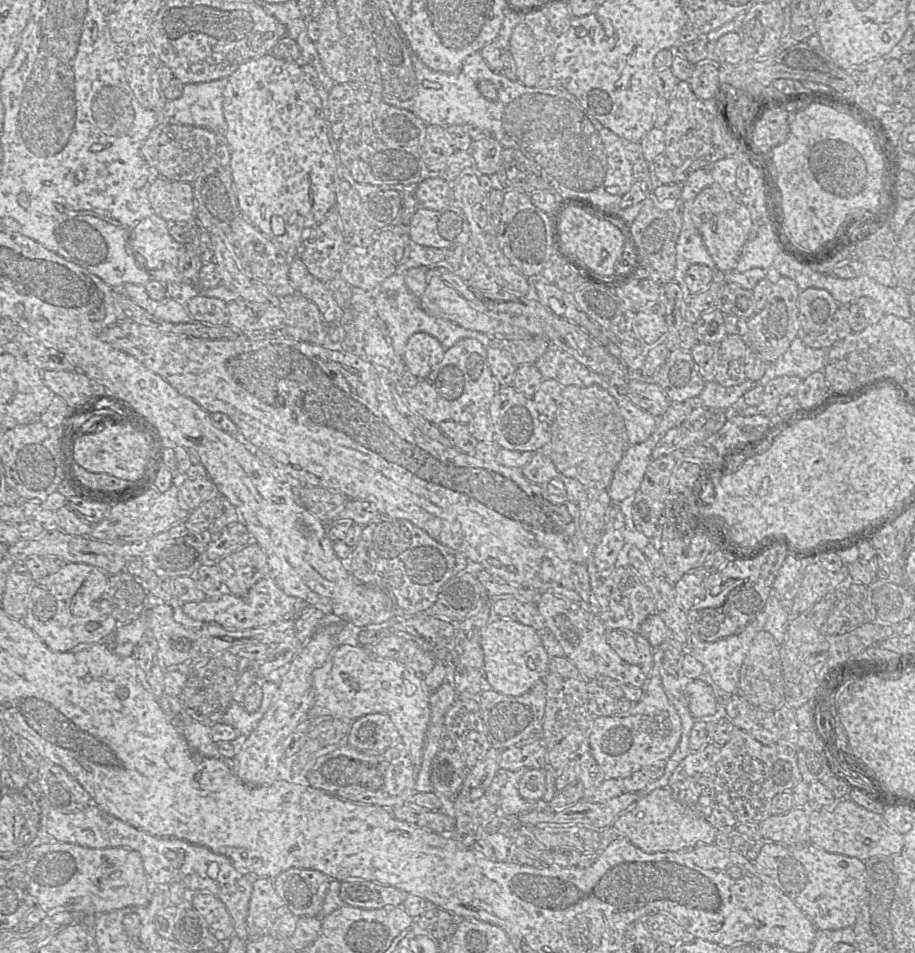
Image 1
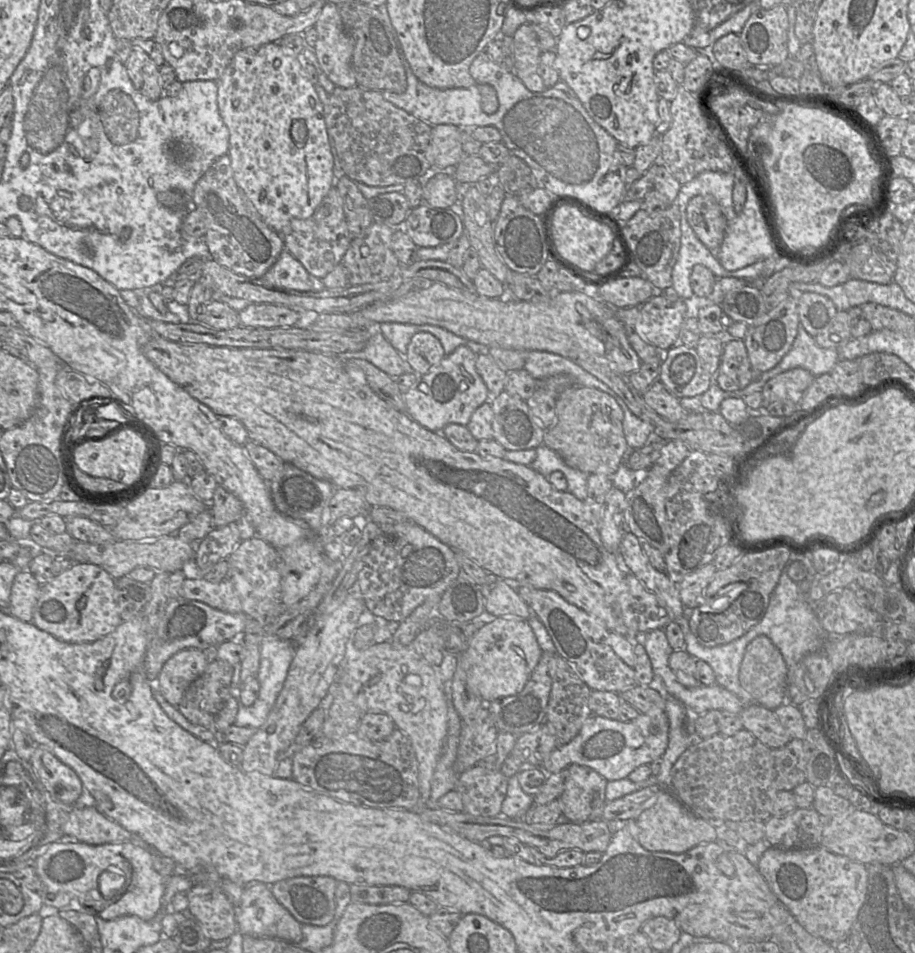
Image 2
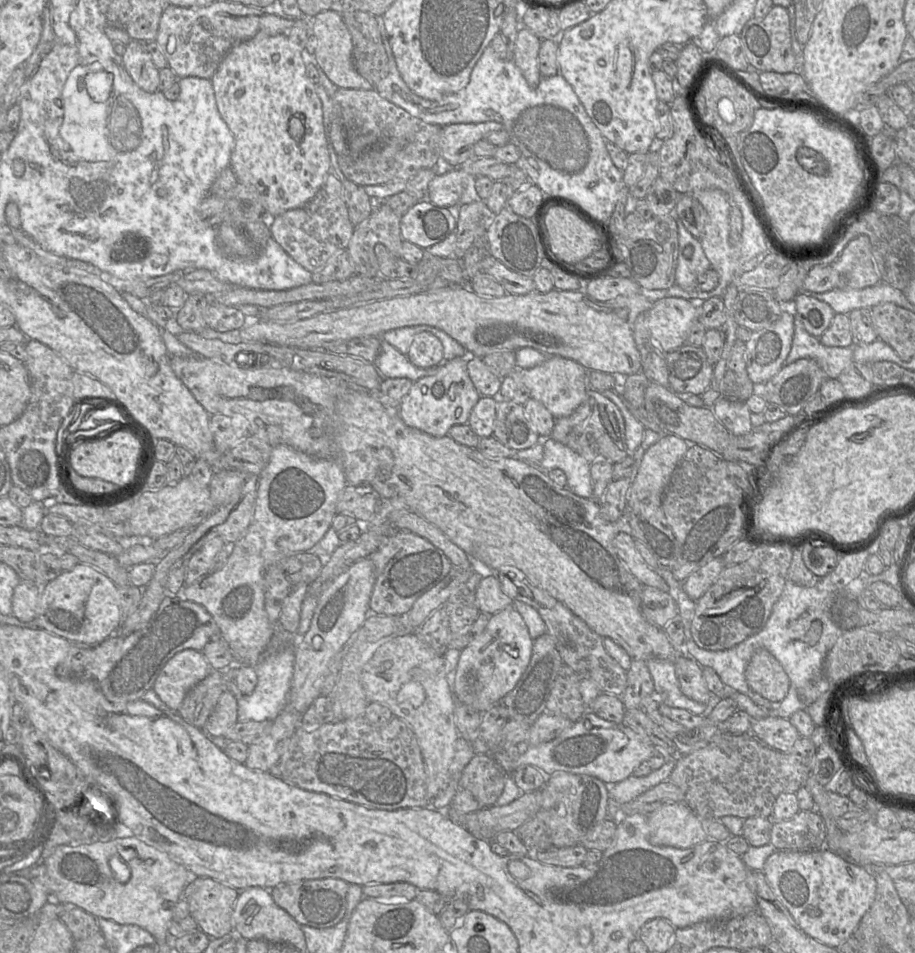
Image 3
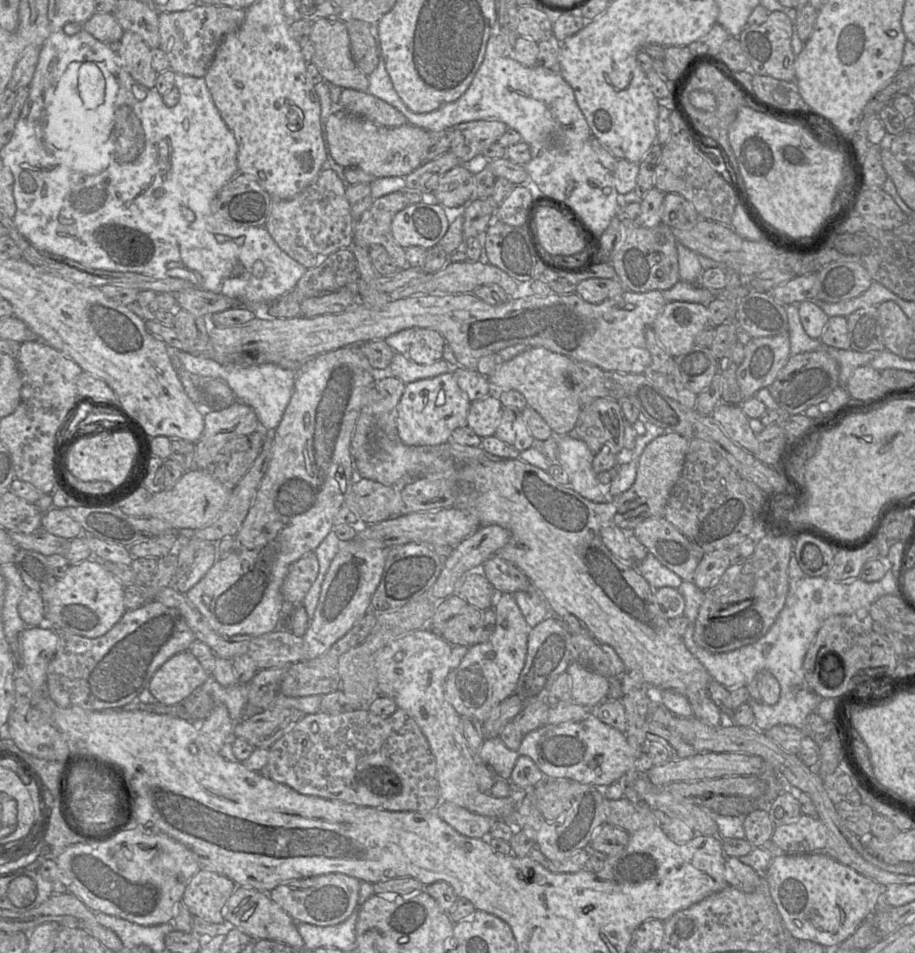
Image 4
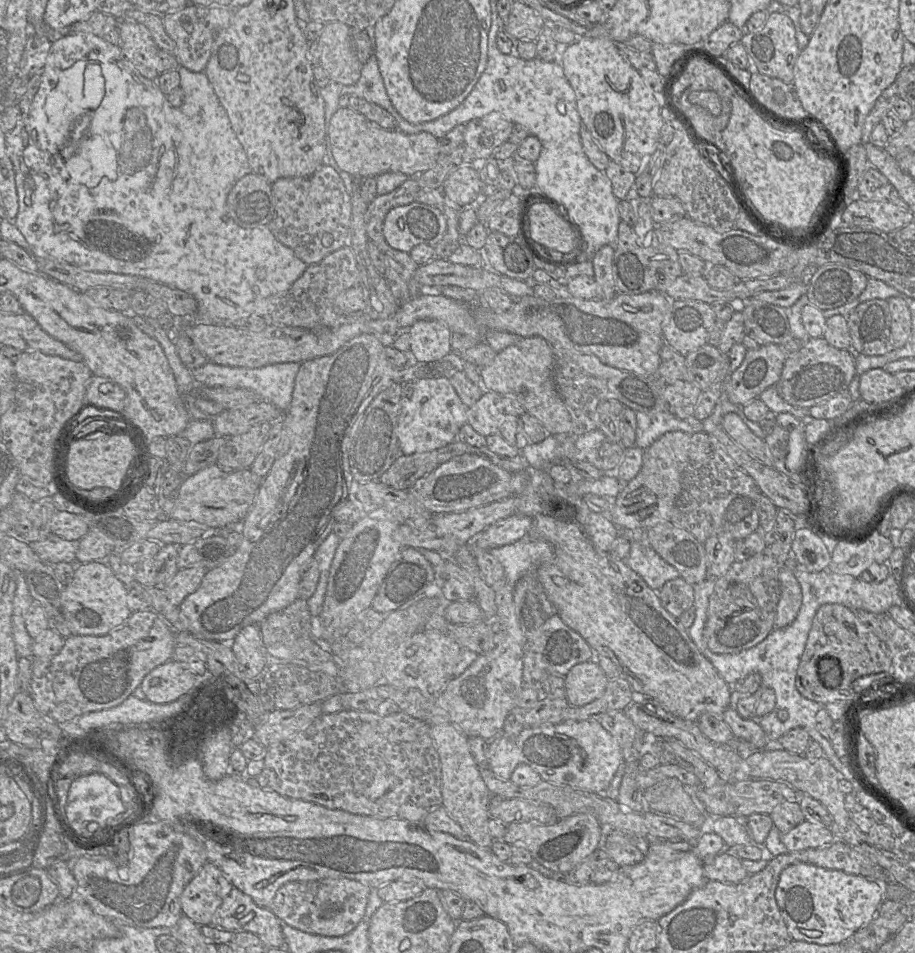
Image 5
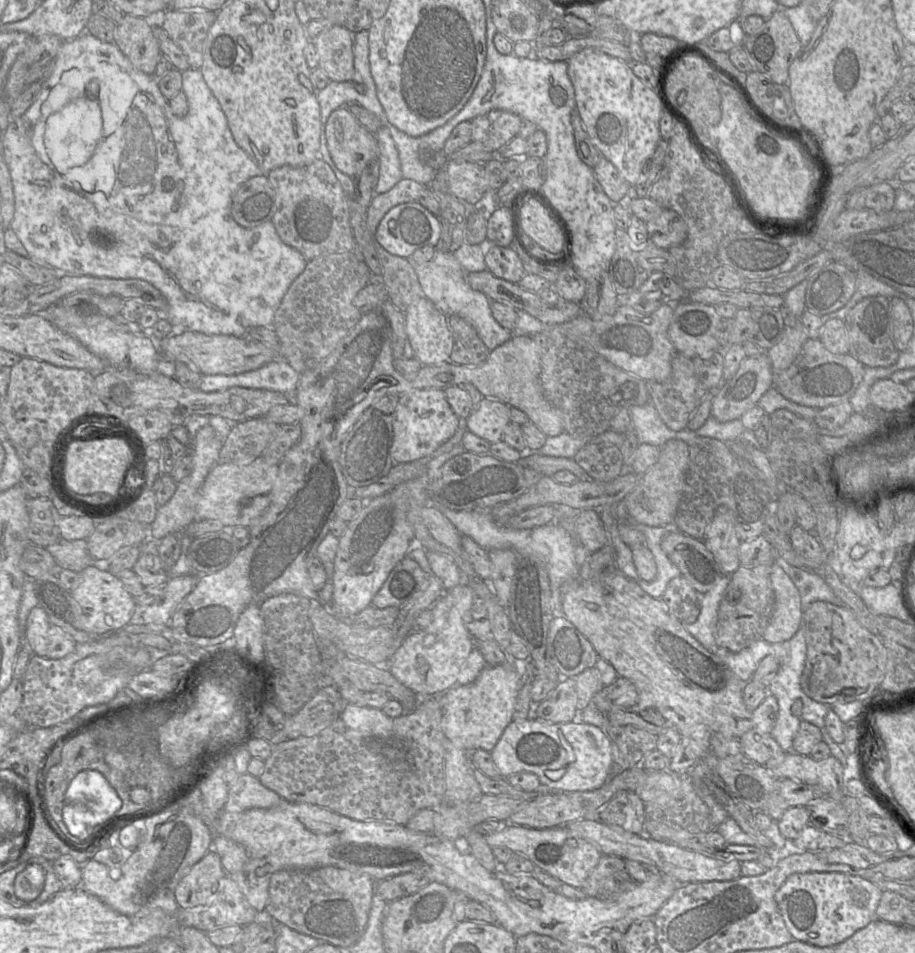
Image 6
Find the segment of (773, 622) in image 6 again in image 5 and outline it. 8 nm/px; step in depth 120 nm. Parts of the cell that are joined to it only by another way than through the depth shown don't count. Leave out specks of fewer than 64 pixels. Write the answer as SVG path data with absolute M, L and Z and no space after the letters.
M785 566L779 572L780 599L777 604L774 628L783 628L796 618L802 604L802 591L792 570Z

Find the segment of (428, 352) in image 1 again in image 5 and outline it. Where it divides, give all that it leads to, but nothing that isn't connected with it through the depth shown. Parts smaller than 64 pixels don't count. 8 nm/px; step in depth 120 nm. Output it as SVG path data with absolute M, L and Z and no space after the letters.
M419 320L407 329L410 357L420 364L439 364L451 352L451 330L436 320Z

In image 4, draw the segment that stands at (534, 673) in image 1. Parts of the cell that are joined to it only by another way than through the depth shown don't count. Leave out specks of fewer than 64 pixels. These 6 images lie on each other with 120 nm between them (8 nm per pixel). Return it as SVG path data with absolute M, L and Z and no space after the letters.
M497 593L493 607L496 615L494 633L487 642L468 648L459 666L445 681L445 697L461 717L485 722L493 709L515 693L525 665L527 641L531 628L526 623L513 594Z

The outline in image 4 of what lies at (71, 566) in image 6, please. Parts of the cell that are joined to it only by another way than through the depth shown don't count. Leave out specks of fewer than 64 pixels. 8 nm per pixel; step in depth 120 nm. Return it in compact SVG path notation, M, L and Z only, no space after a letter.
M42 527L29 534L20 532L9 533L13 542L19 549L36 551L44 556L53 554L65 556L71 542L69 539L49 533Z

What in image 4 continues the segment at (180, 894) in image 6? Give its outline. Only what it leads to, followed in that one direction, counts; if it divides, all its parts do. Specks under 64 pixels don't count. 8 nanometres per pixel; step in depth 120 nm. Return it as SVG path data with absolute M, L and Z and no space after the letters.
M199 869L189 880L181 903L193 917L208 923L224 922L224 910L230 895L238 886L215 872Z

